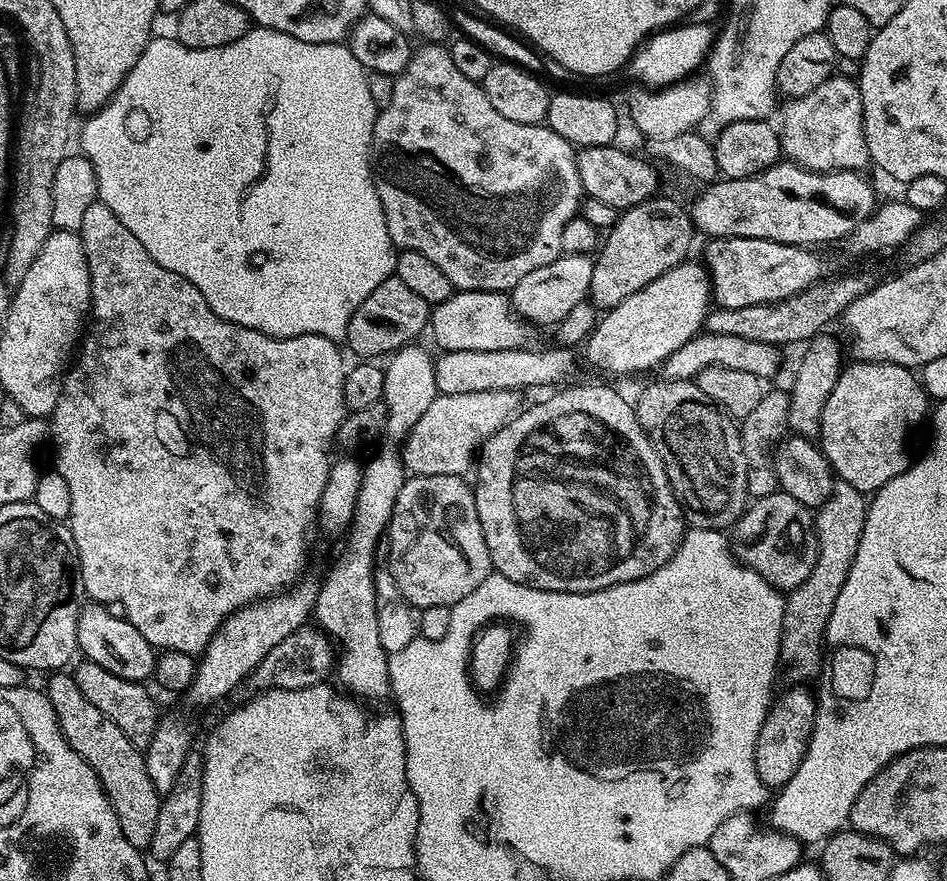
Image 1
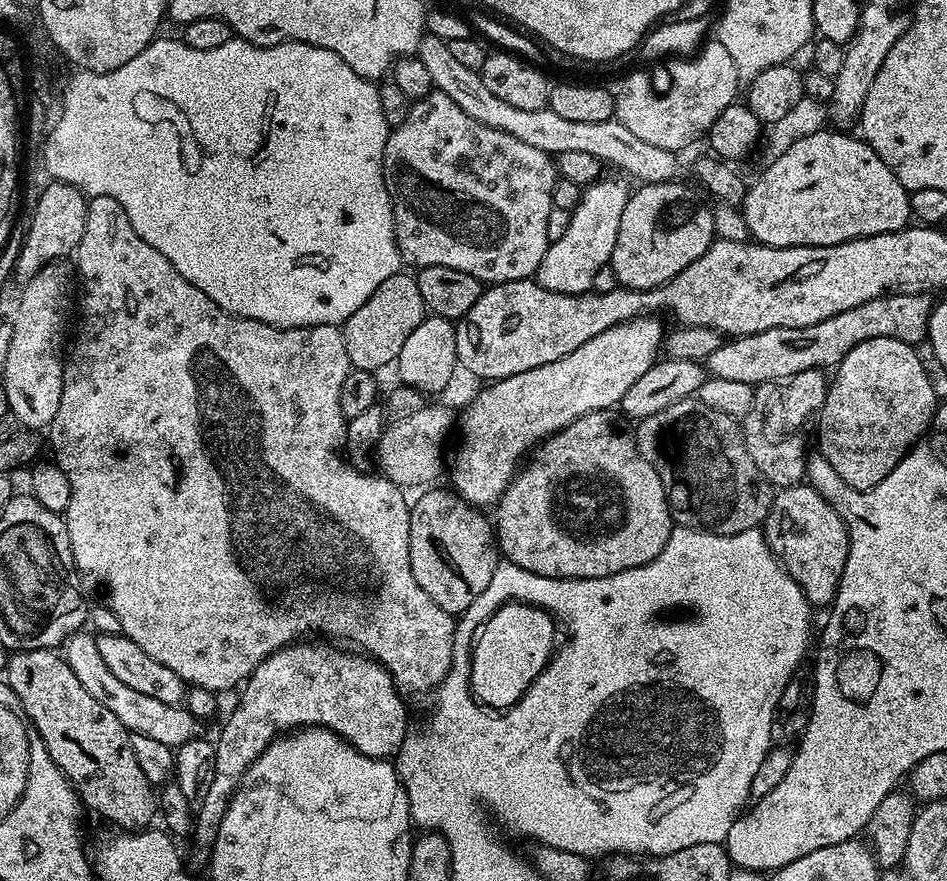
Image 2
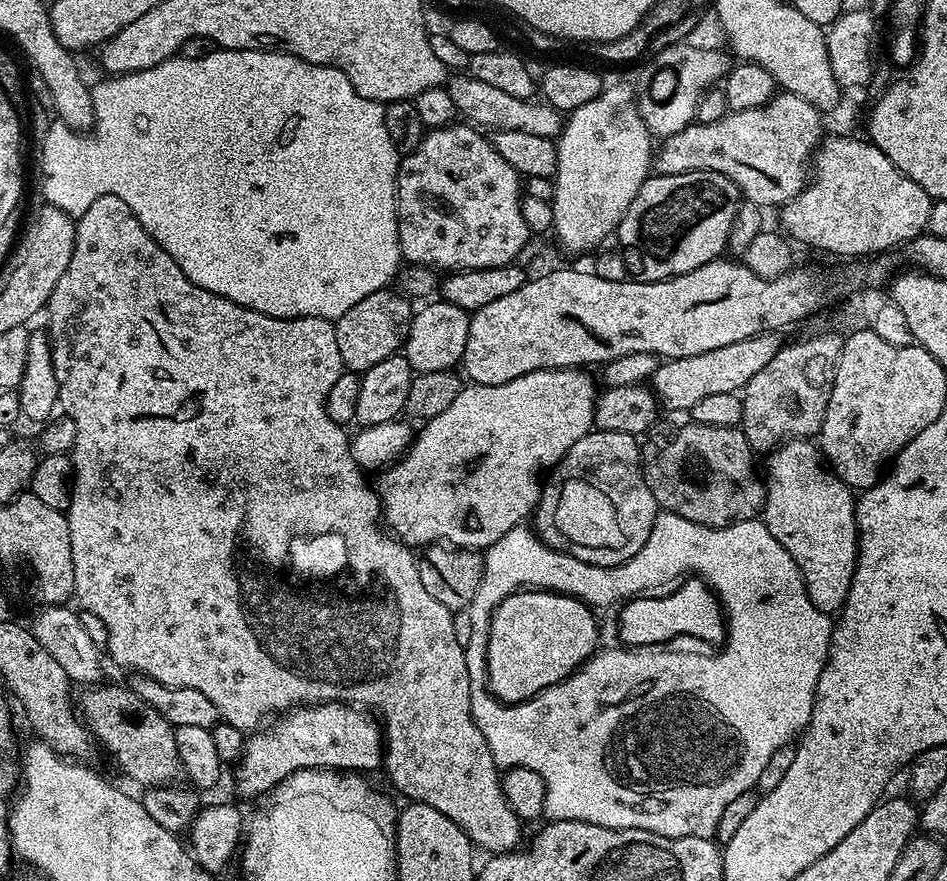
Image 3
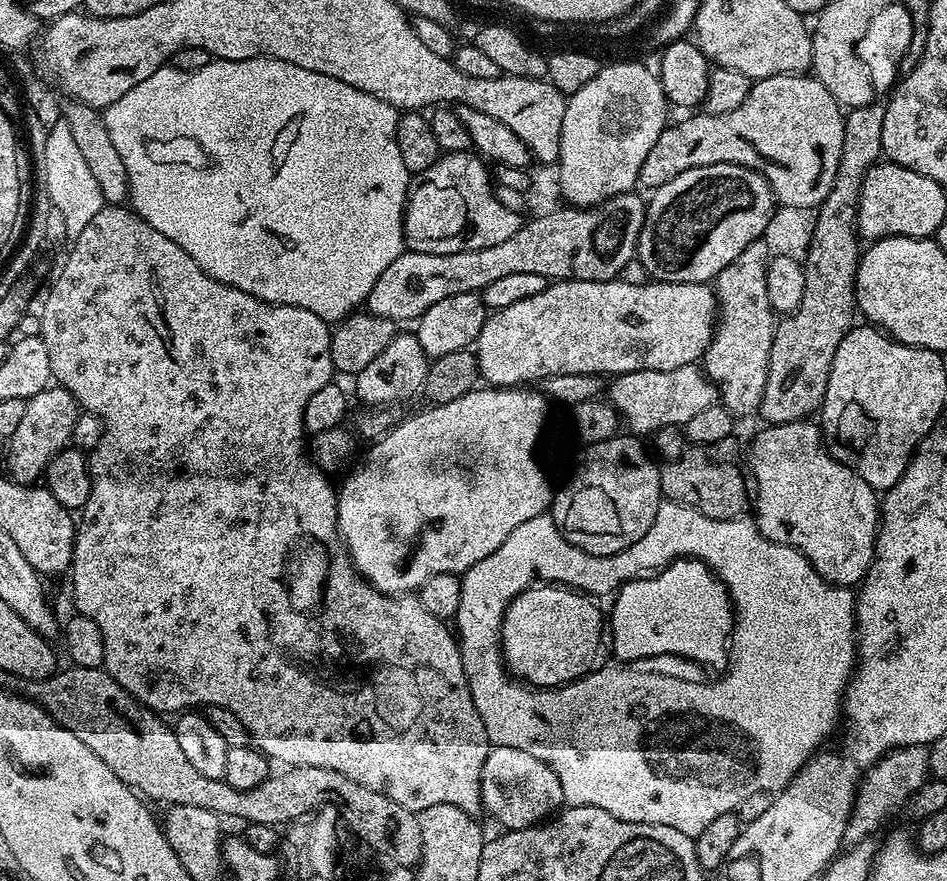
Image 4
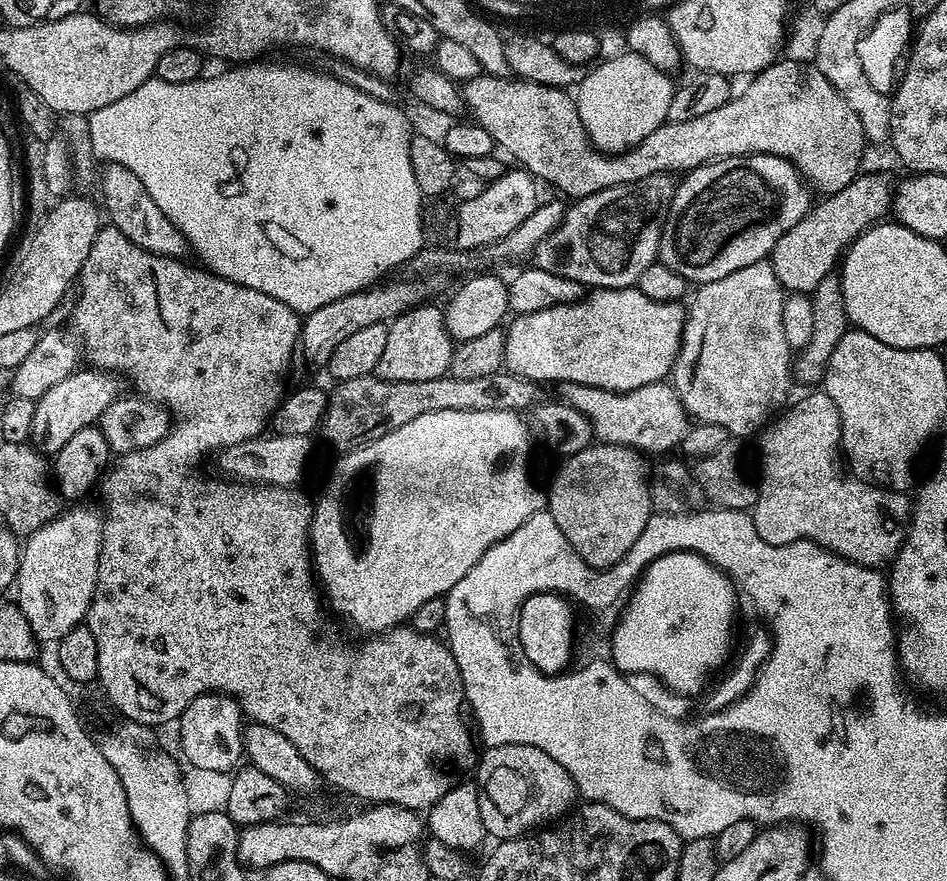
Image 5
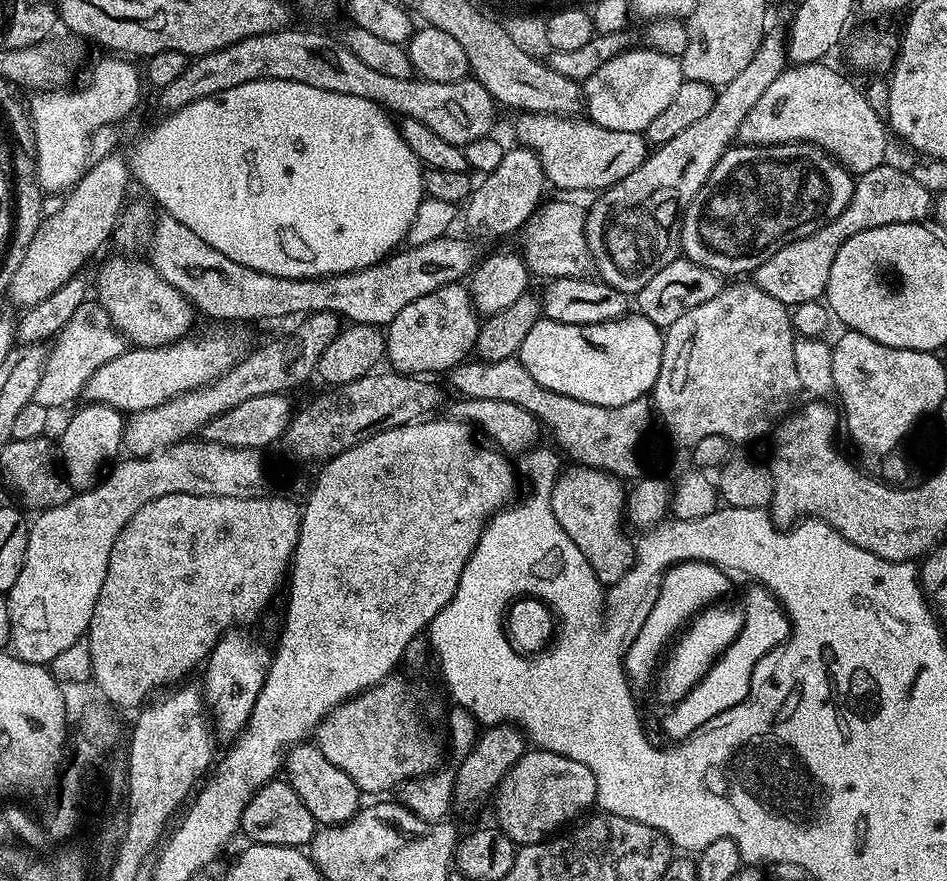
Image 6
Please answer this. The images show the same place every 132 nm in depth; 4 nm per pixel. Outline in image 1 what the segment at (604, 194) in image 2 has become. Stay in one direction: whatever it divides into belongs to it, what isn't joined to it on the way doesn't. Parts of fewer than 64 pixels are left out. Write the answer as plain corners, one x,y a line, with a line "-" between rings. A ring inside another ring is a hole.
562,254
554,262
538,266
538,270
530,270
530,274
513,286
510,293
516,315
537,325
555,325
566,318
566,314
570,314
578,302
589,299
593,263
593,257
588,254

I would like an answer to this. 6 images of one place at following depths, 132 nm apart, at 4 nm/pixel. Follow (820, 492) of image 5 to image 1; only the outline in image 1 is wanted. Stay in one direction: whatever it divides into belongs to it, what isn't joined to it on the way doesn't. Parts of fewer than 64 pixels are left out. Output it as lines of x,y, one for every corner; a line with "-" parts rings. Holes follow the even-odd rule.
779,490
753,499
745,507
730,529
730,543
740,563
762,574
770,586
785,594
793,592
806,582
806,578
810,578
810,570
814,570
814,562
820,553
813,513
798,502
798,498
790,498
790,494

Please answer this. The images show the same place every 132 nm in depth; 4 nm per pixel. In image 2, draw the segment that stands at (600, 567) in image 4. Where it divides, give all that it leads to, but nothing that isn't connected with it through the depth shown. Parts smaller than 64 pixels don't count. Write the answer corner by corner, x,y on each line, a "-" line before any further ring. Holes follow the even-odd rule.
683,526
673,527
670,538
666,542
666,546
662,550
662,554
658,554
658,558
654,558
650,563
643,564
637,568
630,570
622,570
618,574
610,574
606,578
582,578
575,580
574,578
550,578
542,574
534,574
530,570
522,570
522,566
514,566
514,562
506,559
501,559
497,563
494,570
494,578
490,578
490,586
486,586
486,590
482,590
482,594
478,594
478,598
474,598
474,602
470,602
470,606
466,611
459,613
456,620
456,633
452,639
452,665
450,670
444,675
443,680
439,681
436,692
436,705
432,708
432,717
428,720
428,732
409,731
405,736
399,752
394,757
396,773
399,776
406,768
504,768
510,770
514,784
518,788
520,800
522,800
522,826
520,826
521,837
529,836
532,840
541,840
541,845
549,848
561,848
567,852
573,852
585,858
593,858
592,856
600,856
603,852
612,852
608,854
623,854
629,858
651,858
654,856
665,856
666,854
674,854
678,850
686,850
686,846
698,846
699,844
724,844
728,838
730,826
741,815
742,809
749,803
750,786
754,782
754,774
758,774
758,766
762,766
762,758
766,758
768,749
773,747
772,728
774,732
774,721
778,716
780,699
782,698
782,690
786,690
786,686
797,675
796,667
800,664
800,659
804,656
804,651
808,648
808,635
812,632
812,612
808,598
803,590
798,586
798,582
794,582
794,578
788,576
783,563
778,559
775,552
769,548
768,543
764,541
764,534
760,528
751,528
745,532
738,534
730,534
723,536
722,534
714,534
713,532
703,532
701,528
685,528
-
510,603
531,604
536,608
543,608
547,613
551,614
559,623
564,623
564,628
568,632
572,632
572,637
559,645
558,651
552,656
544,669
537,674
533,683
524,692
524,696
511,708
501,711
499,714
493,714
491,711
485,710
473,696
471,690
471,656
473,641
477,637
478,629
487,623
499,608
504,604
-
667,608
685,608
686,611
692,612
692,616
688,616
685,620
659,620
659,616
663,614

